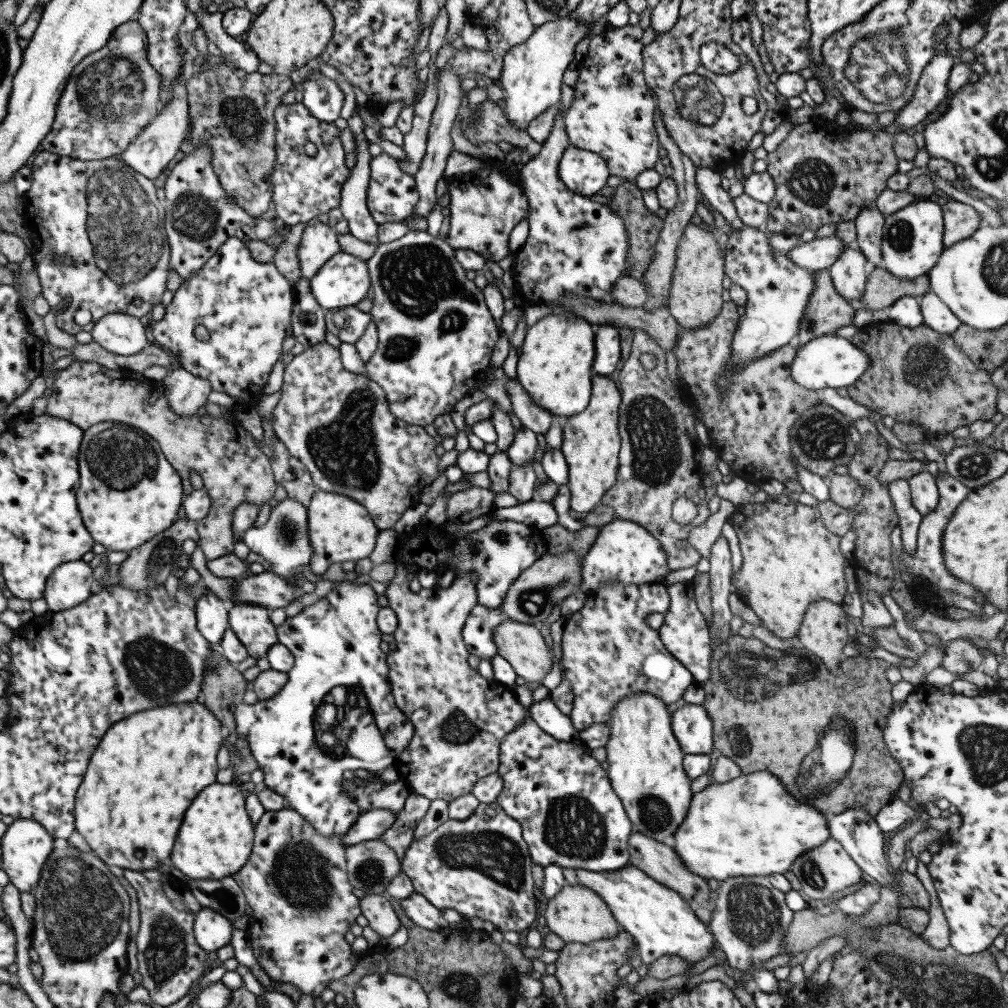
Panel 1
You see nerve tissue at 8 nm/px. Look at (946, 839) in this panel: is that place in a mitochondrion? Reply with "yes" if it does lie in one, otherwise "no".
no

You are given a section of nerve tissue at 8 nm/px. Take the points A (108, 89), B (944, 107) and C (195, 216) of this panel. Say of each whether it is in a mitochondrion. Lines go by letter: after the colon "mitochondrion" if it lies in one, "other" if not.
A: mitochondrion
B: other
C: mitochondrion

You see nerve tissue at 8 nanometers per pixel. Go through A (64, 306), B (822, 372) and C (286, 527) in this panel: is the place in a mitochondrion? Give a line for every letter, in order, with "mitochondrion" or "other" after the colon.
A: other
B: other
C: mitochondrion

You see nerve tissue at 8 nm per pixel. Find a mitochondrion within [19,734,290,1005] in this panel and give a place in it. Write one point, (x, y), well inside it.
(84, 912)

